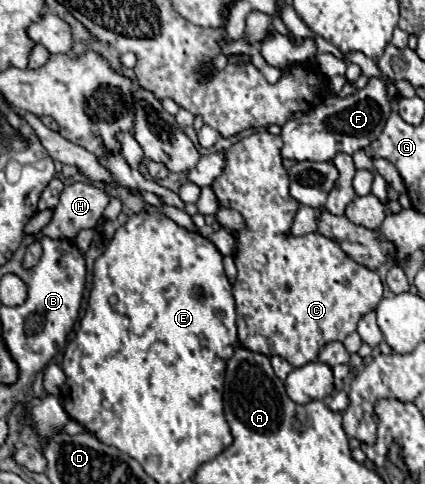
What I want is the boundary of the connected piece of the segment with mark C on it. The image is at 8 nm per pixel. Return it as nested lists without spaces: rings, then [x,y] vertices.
[[[266,131],[240,139],[224,151],[222,175],[212,183],[220,207],[236,209],[246,219],[246,229],[240,233],[240,241],[252,249],[238,249],[234,263],[238,267],[234,289],[236,299],[236,325],[238,339],[244,347],[264,353],[268,357],[280,355],[292,367],[302,367],[316,359],[316,353],[328,341],[344,341],[346,335],[356,331],[360,317],[372,311],[382,299],[382,281],[376,271],[356,263],[348,257],[340,245],[326,239],[320,233],[308,233],[304,237],[288,237],[292,219],[300,203],[288,193],[288,173],[282,167],[280,137]]]

